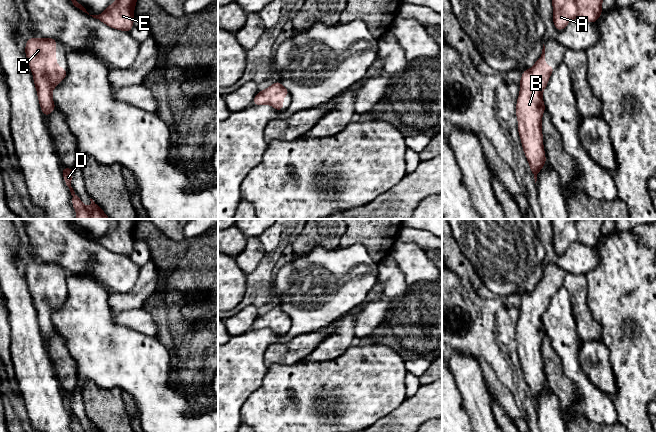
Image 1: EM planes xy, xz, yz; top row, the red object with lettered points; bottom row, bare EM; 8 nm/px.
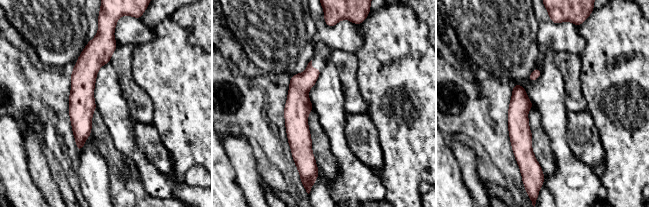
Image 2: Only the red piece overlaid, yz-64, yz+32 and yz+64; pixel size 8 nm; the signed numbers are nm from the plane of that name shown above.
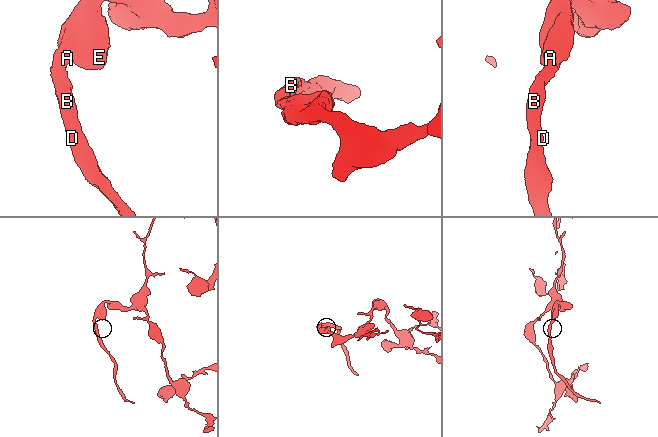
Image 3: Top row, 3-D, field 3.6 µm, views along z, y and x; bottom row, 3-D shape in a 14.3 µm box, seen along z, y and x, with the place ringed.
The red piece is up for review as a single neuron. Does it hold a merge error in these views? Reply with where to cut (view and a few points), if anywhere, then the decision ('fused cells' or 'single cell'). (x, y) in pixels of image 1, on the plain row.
cut none; single cell

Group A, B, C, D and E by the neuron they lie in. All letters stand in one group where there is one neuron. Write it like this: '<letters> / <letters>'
A B C D E

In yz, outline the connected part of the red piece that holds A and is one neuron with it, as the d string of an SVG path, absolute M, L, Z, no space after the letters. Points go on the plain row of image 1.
M551 219L554 233L553 246L562 255L574 242L595 247L602 238L605 219Z

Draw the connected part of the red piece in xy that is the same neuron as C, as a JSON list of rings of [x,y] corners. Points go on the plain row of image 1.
[[[30,262],[26,265],[25,278],[33,298],[34,308],[43,339],[56,334],[53,313],[66,301],[68,294],[56,287],[56,263]]]

